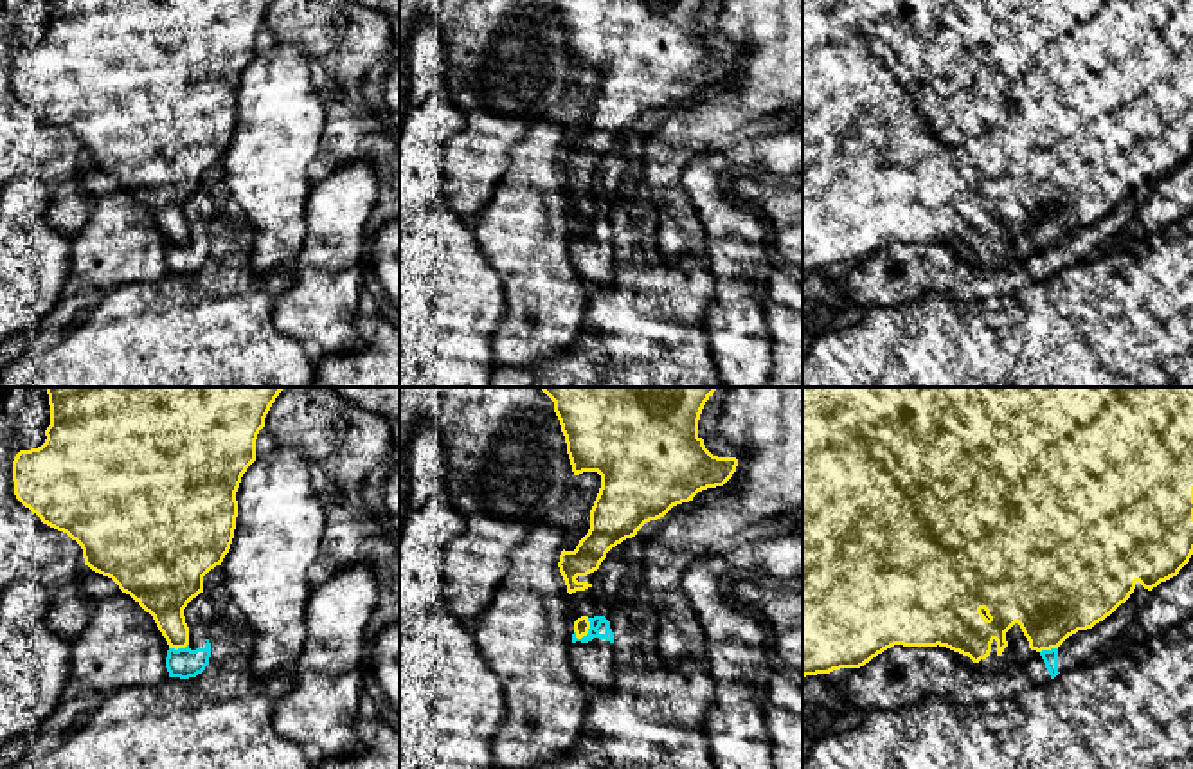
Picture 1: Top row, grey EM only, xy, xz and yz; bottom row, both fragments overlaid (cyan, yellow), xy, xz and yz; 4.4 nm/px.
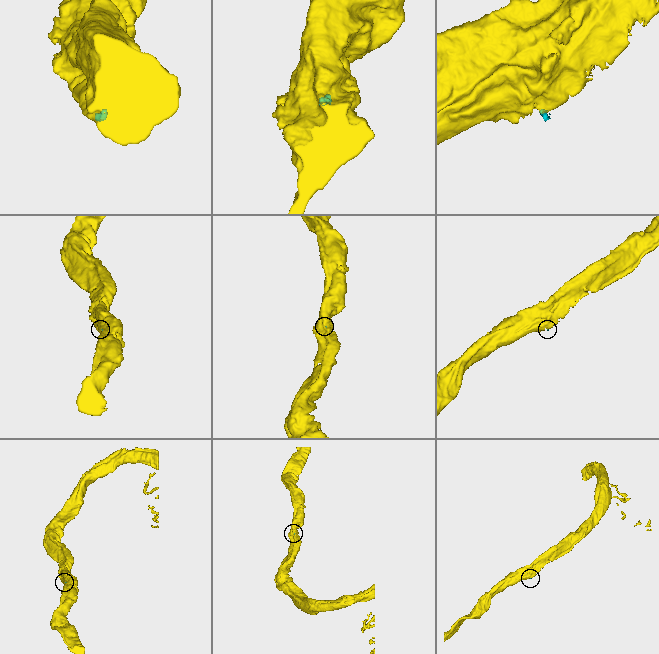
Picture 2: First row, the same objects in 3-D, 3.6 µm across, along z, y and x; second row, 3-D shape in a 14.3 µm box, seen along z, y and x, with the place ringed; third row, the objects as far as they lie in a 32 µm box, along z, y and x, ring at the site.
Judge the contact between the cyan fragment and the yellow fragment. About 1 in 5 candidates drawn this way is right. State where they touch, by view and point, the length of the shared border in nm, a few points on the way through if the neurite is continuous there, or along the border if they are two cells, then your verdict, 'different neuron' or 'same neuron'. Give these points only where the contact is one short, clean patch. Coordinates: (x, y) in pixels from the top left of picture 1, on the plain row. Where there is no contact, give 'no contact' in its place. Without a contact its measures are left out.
xz (589, 227) | 120 nm | along xz (589, 215), (589, 227), (578, 236) | different neuron

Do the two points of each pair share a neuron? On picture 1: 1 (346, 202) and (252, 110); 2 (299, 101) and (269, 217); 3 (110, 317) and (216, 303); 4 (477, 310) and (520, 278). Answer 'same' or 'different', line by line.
1: different
2: same
3: same
4: different

